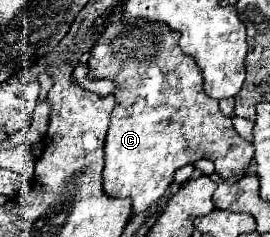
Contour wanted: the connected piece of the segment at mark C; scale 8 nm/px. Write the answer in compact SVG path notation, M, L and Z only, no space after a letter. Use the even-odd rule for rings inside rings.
M134 19L128 23L114 21L106 27L90 51L90 77L110 79L118 85L114 91L116 105L110 113L110 127L104 145L102 187L110 197L130 199L132 217L148 211L148 207L164 195L174 179L176 169L192 165L204 157L216 165L216 173L226 181L240 177L254 155L252 143L234 131L232 119L222 115L218 101L210 99L202 91L202 71L198 71L198 65L194 59L190 59L190 55L182 55L178 39L180 35L166 25L150 23L144 19Z

